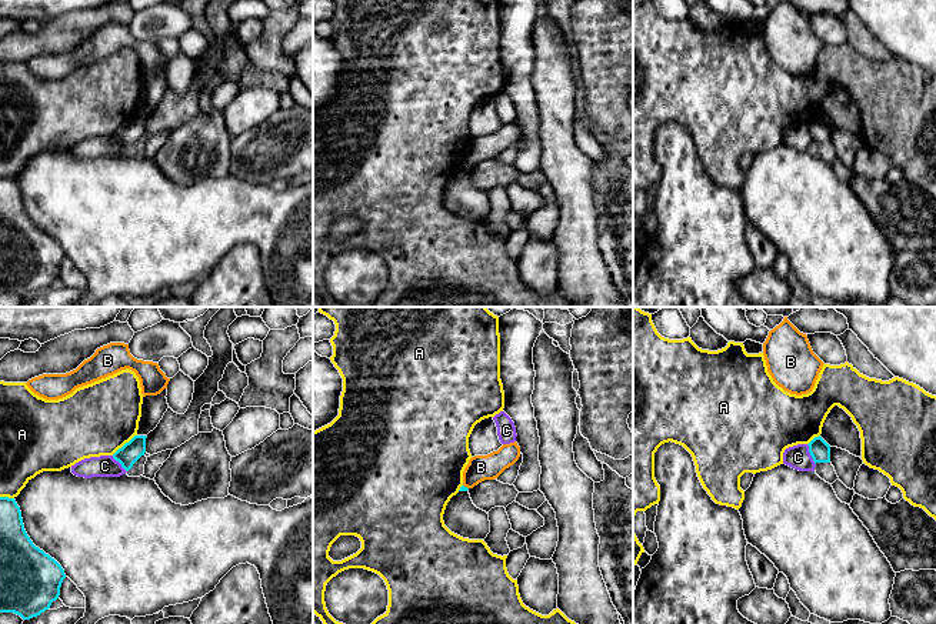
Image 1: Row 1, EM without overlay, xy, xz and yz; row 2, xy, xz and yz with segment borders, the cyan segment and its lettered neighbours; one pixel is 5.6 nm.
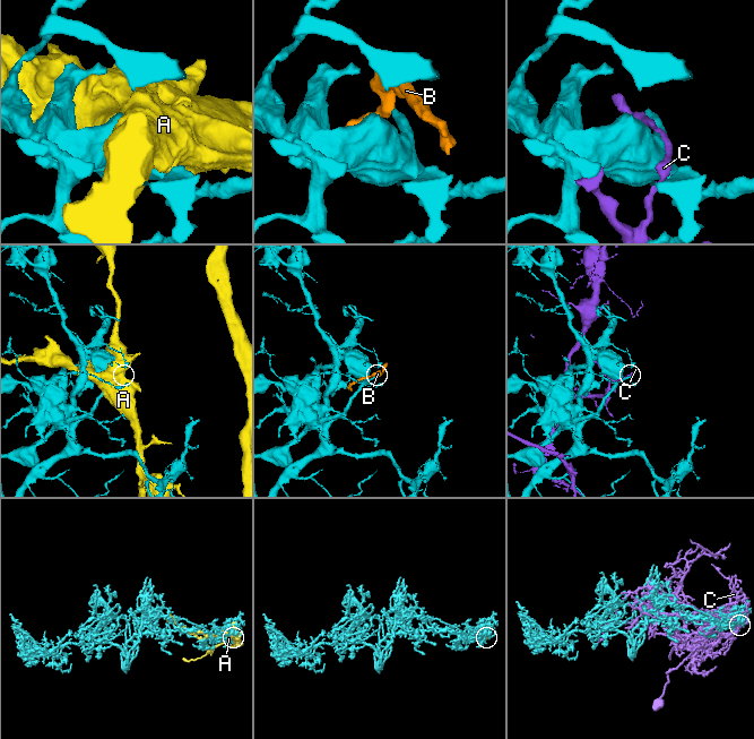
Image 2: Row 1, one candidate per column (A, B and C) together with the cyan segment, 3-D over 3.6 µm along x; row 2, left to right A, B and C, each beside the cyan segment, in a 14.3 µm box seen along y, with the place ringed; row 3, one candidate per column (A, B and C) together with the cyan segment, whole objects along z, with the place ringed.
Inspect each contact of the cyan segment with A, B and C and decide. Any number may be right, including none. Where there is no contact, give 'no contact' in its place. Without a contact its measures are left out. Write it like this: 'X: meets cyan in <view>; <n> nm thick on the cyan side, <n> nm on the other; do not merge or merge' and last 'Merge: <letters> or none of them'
A: meets cyan in xy; 110 nm thick on the cyan side, 400 nm on the other; do not merge
B: meets cyan in xz; 30 nm thick on the cyan side, 140 nm on the other; do not merge
C: meets cyan in yz; 120 nm thick on the cyan side, 140 nm on the other; do not merge
Merge: none of them

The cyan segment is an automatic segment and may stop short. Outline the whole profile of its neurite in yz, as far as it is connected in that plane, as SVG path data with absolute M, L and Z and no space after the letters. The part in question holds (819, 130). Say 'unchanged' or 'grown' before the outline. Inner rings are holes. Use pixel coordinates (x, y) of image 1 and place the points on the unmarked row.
unchanged; M819 116L809 124L809 133L816 143L830 143L830 126Z

